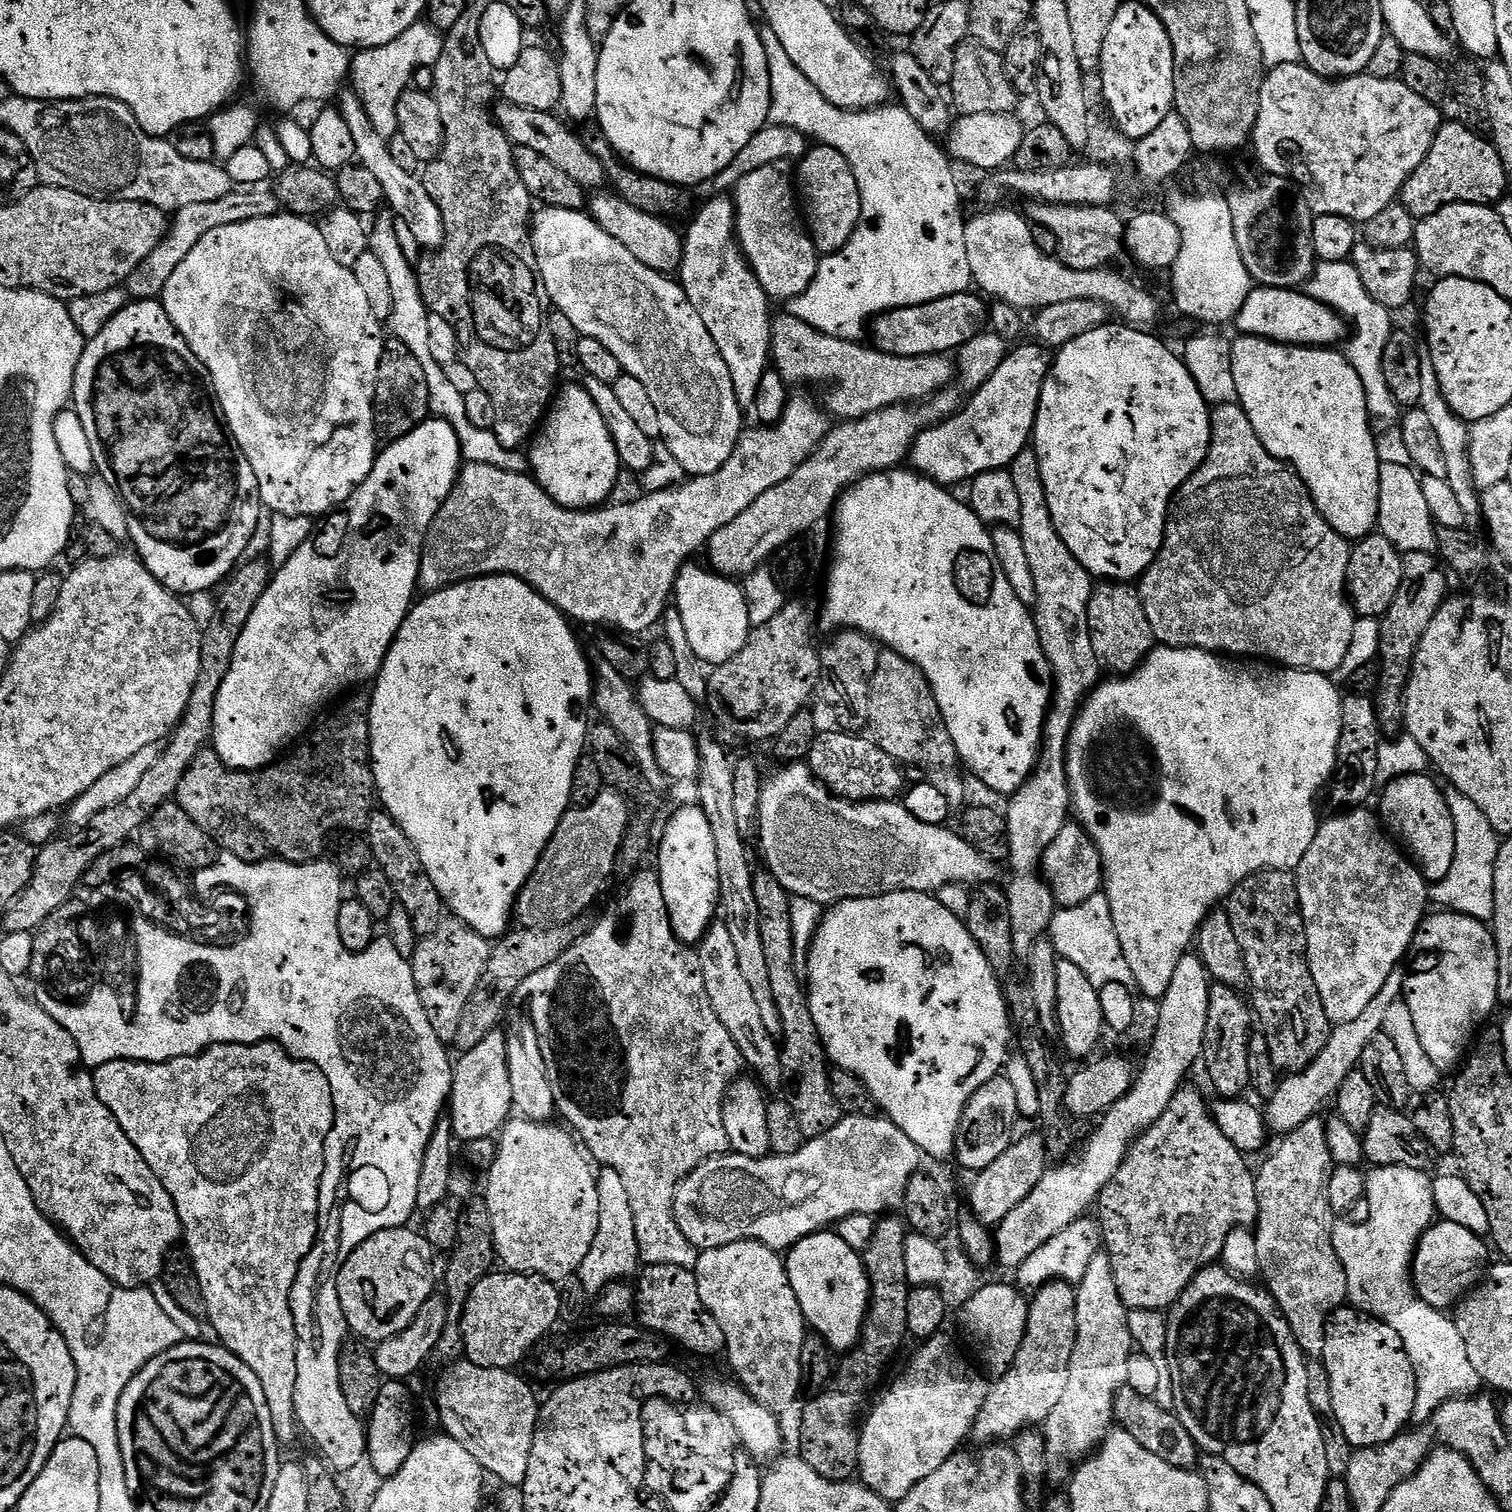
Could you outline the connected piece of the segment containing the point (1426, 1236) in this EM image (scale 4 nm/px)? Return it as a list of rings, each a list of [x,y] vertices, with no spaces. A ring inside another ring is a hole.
[[[1441,1219],[1422,1234],[1416,1255],[1412,1258],[1412,1283],[1421,1300],[1441,1310],[1451,1309],[1481,1283],[1489,1267],[1489,1245],[1466,1226]],[[1452,1304],[1452,1305],[1451,1305]]]

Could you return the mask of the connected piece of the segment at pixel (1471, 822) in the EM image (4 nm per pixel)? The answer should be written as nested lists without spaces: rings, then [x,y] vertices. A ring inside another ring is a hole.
[[[1448,786],[1444,788],[1444,797],[1454,818],[1454,866],[1450,874],[1437,884],[1431,885],[1430,900],[1433,905],[1450,912],[1461,912],[1475,920],[1491,921],[1494,914],[1494,858],[1498,858],[1498,846],[1501,837],[1490,826],[1490,818],[1462,794],[1462,790]]]

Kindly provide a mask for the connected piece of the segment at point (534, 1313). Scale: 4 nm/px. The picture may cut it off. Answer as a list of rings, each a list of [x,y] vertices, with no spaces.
[[[493,1270],[474,1286],[474,1290],[470,1290],[470,1298],[464,1307],[460,1319],[464,1356],[470,1363],[483,1368],[515,1369],[515,1364],[523,1365],[532,1349],[551,1333],[548,1331],[555,1324],[560,1323],[560,1290],[553,1281],[542,1276],[529,1276],[526,1272]]]

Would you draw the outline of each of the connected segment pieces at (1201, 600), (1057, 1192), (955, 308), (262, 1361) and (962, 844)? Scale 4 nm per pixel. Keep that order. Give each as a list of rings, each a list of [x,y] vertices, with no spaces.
[[[1239,403],[1217,404],[1211,409],[1211,413],[1210,450],[1202,466],[1198,466],[1194,475],[1173,496],[1160,552],[1138,581],[1140,601],[1146,610],[1146,618],[1150,618],[1150,630],[1154,630],[1161,645],[1170,648],[1201,648],[1204,652],[1217,654],[1229,652],[1232,656],[1257,656],[1260,659],[1257,661],[1271,662],[1282,668],[1330,674],[1338,670],[1338,666],[1342,666],[1342,658],[1346,658],[1346,649],[1350,646],[1350,637],[1354,635],[1354,626],[1358,619],[1347,594],[1348,567],[1352,553],[1349,541],[1333,530],[1326,518],[1322,518],[1299,476],[1288,465],[1269,454],[1266,446],[1262,446],[1262,438],[1254,434],[1254,426],[1250,426],[1250,418],[1246,418]]]
[[[1199,955],[1184,956],[1182,962],[1174,966],[1174,978],[1170,978],[1170,986],[1158,1002],[1157,1008],[1160,1009],[1156,1012],[1156,1029],[1152,1032],[1152,1045],[1148,1048],[1148,1057],[1145,1058],[1141,1068],[1139,1065],[1132,1081],[1132,1089],[1118,1102],[1114,1102],[1114,1106],[1104,1113],[1097,1123],[1101,1124],[1097,1126],[1096,1133],[1089,1138],[1088,1145],[1084,1149],[1080,1148],[1071,1158],[1052,1166],[1054,1168],[1049,1167],[1044,1177],[1038,1182],[1038,1186],[1034,1186],[1034,1190],[1030,1190],[1030,1194],[1026,1194],[1026,1198],[1022,1198],[1022,1202],[1018,1202],[1018,1206],[1014,1206],[1014,1210],[1010,1210],[1010,1214],[1006,1214],[1006,1218],[1002,1218],[1002,1222],[995,1225],[995,1259],[997,1261],[1001,1260],[1009,1270],[1019,1268],[1022,1262],[1026,1262],[1026,1258],[1030,1258],[1030,1254],[1034,1254],[1034,1250],[1046,1246],[1046,1242],[1050,1242],[1054,1234],[1066,1230],[1066,1226],[1070,1226],[1087,1213],[1084,1211],[1091,1204],[1093,1207],[1099,1201],[1101,1192],[1120,1169],[1128,1149],[1132,1146],[1132,1141],[1137,1136],[1141,1136],[1166,1112],[1166,1106],[1170,1106],[1176,1091],[1185,1087],[1187,1080],[1184,1079],[1187,1078],[1188,1071],[1195,1064],[1197,1067],[1198,1061],[1203,1057],[1206,1042],[1206,1017],[1210,1014],[1211,989],[1208,971]]]
[[[971,291],[959,292],[934,302],[881,312],[870,324],[871,343],[880,352],[895,356],[939,356],[951,353],[951,348],[959,350],[974,334],[972,320],[988,319],[989,305],[979,295],[972,295]]]
[[[263,1040],[261,1044],[215,1044],[213,1048],[207,1048],[204,1052],[199,1052],[197,1056],[183,1056],[182,1058],[174,1058],[157,1064],[151,1064],[145,1060],[106,1062],[92,1072],[92,1081],[98,1098],[102,1098],[102,1102],[110,1110],[110,1114],[114,1114],[114,1118],[118,1118],[118,1126],[122,1126],[122,1130],[126,1130],[126,1138],[130,1138],[130,1142],[134,1142],[134,1146],[138,1146],[138,1154],[142,1154],[142,1158],[146,1158],[146,1166],[150,1166],[150,1170],[154,1170],[154,1174],[158,1174],[162,1186],[166,1186],[166,1194],[170,1194],[170,1198],[174,1198],[174,1206],[178,1210],[180,1224],[184,1227],[182,1244],[186,1249],[188,1259],[191,1260],[194,1266],[198,1282],[202,1282],[202,1298],[206,1298],[206,1310],[208,1311],[206,1320],[210,1328],[210,1323],[212,1323],[212,1328],[216,1331],[217,1337],[215,1336],[215,1339],[229,1352],[234,1353],[242,1362],[246,1362],[246,1366],[250,1366],[250,1370],[254,1370],[258,1382],[262,1382],[262,1394],[266,1394],[266,1406],[270,1406],[270,1422],[274,1422],[274,1434],[277,1442],[282,1446],[294,1443],[296,1432],[298,1436],[296,1403],[294,1402],[294,1394],[298,1386],[298,1334],[296,1333],[296,1323],[292,1313],[292,1291],[294,1290],[294,1282],[298,1278],[298,1270],[302,1266],[306,1254],[310,1254],[310,1250],[316,1245],[316,1236],[320,1232],[320,1187],[322,1186],[322,1174],[324,1173],[324,1151],[326,1150],[326,1138],[334,1126],[334,1118],[336,1117],[336,1100],[332,1096],[326,1074],[322,1074],[322,1070],[318,1070],[318,1066],[314,1066],[310,1061],[299,1060],[297,1056],[292,1056],[276,1041]]]
[[[788,762],[783,765],[781,772],[776,772],[772,777],[763,781],[760,789],[760,814],[758,817],[758,832],[760,828],[760,848],[764,851],[764,860],[767,871],[774,874],[774,878],[778,878],[778,882],[782,882],[782,886],[792,896],[801,896],[802,898],[810,898],[814,902],[818,902],[822,906],[831,906],[840,903],[842,900],[853,900],[854,898],[874,898],[882,894],[890,894],[891,892],[926,892],[929,894],[939,893],[942,886],[947,884],[962,884],[965,886],[983,886],[991,884],[997,878],[996,868],[997,861],[986,858],[982,854],[978,854],[978,850],[974,850],[974,846],[970,846],[970,842],[966,842],[959,831],[952,832],[948,826],[927,825],[926,822],[920,822],[905,808],[900,802],[890,800],[870,800],[867,802],[853,802],[843,800],[835,792],[824,787],[815,776],[812,775],[811,768],[804,762]]]

